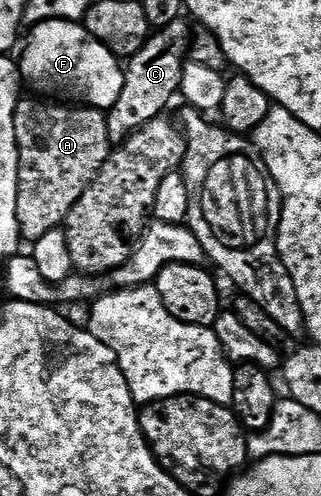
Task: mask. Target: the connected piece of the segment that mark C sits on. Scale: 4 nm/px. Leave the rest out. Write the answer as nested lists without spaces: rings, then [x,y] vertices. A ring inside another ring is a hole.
[[[189,21],[173,22],[162,30],[154,30],[144,48],[140,48],[140,52],[128,59],[124,66],[124,92],[120,92],[120,100],[116,100],[116,104],[106,114],[111,143],[121,144],[142,129],[144,124],[148,124],[154,118],[163,117],[165,110],[162,109],[173,100],[174,94],[176,98],[181,91],[182,67],[188,61],[191,37],[192,26]]]

